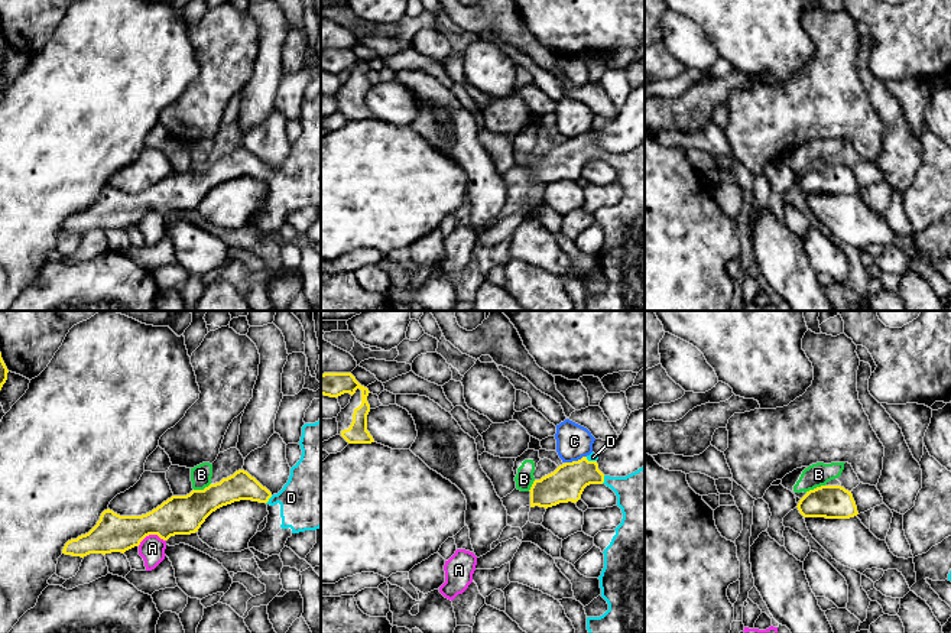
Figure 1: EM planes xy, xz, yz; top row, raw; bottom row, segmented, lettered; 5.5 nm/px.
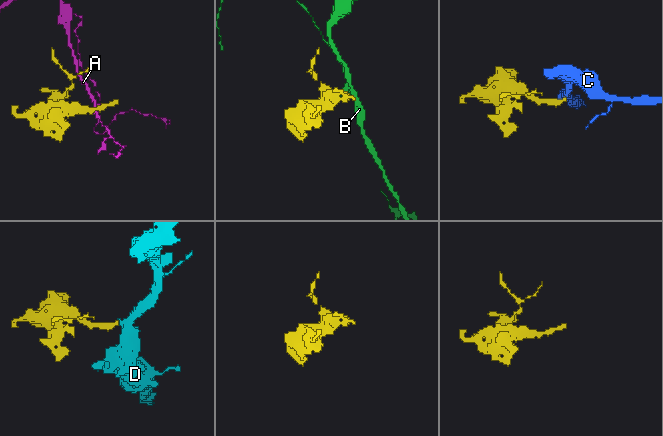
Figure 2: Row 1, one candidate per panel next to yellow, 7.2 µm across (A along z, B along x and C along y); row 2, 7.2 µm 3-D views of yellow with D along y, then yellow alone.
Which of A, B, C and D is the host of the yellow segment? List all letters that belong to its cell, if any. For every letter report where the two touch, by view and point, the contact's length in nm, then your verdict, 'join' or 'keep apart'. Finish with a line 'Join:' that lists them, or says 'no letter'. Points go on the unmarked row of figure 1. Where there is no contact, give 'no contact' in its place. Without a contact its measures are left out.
A: xy (151, 210) | 160 nm | keep apart
B: yz (814, 165) | 120 nm | keep apart
C: xz (575, 138) | 130 nm | keep apart
D: xz (603, 156) | 50 nm | join
Join: D

